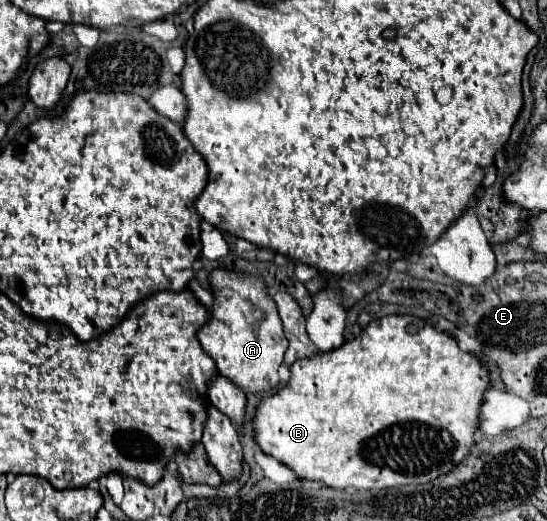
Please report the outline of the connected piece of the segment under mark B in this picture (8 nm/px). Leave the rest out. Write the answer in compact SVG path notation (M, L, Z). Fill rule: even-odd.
M385 316L379 320L371 320L369 326L363 328L363 332L357 338L345 342L335 350L319 352L311 358L295 360L293 366L289 366L289 372L291 378L287 380L287 384L275 394L261 398L261 402L257 404L253 414L253 438L265 454L273 456L277 462L291 468L299 478L317 480L329 488L339 488L339 490L343 488L371 490L371 488L391 488L391 486L405 486L405 484L425 484L435 480L439 474L447 474L455 464L467 458L469 448L475 444L477 414L479 414L481 398L489 388L489 374L481 366L477 356L473 356L471 352L463 352L451 336L447 336L445 332L437 330L435 326L415 316Z

